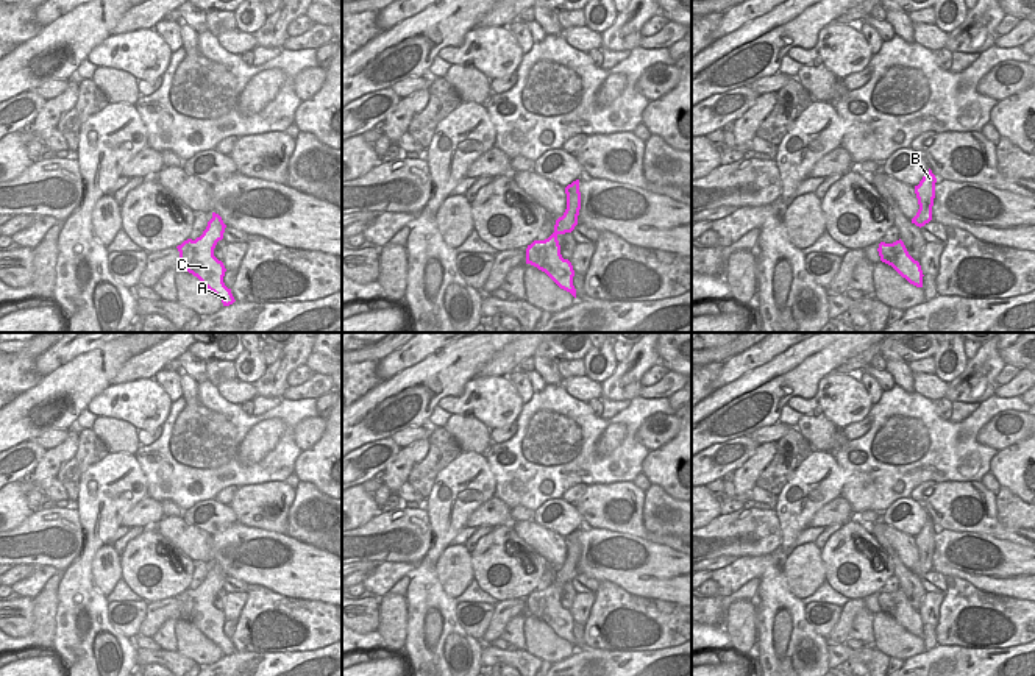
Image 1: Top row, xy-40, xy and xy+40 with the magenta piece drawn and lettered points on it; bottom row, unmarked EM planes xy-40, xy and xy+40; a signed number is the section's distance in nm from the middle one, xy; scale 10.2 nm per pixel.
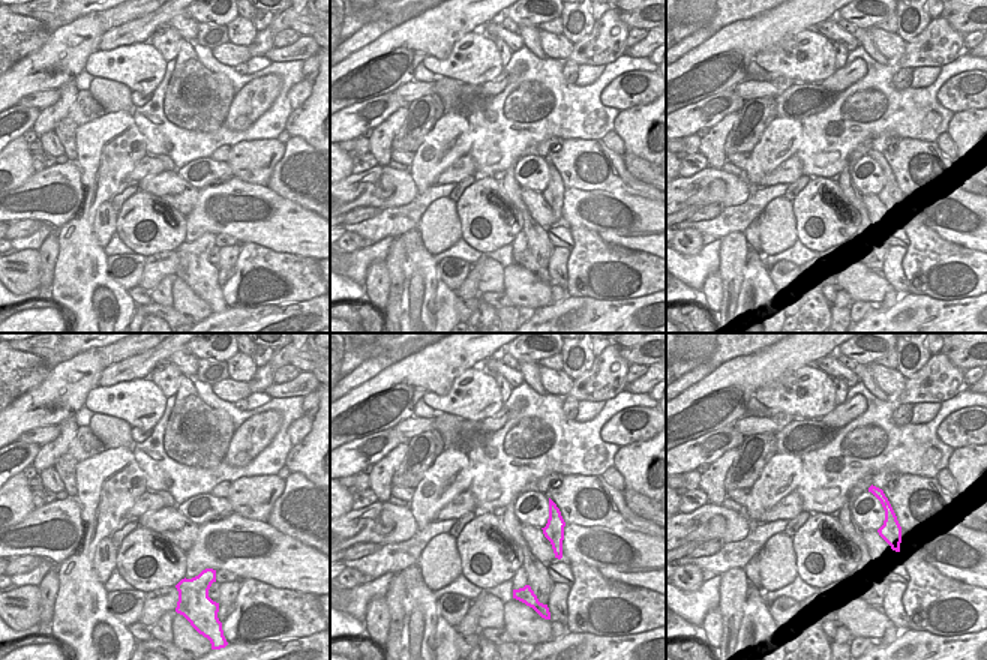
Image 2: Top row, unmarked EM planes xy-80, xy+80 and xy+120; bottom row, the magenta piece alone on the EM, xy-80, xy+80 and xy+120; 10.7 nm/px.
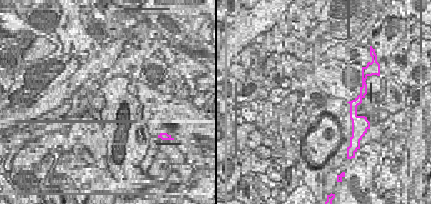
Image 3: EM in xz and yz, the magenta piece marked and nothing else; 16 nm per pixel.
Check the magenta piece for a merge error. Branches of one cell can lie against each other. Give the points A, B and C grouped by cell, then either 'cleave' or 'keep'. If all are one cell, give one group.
A B C; keep

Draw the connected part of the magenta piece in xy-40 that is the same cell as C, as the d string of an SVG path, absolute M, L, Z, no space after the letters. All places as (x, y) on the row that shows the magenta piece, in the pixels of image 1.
M212 212L206 229L195 240L187 239L178 245L181 269L197 276L211 292L214 292L223 306L233 304L236 300L223 283L225 265L214 256L214 248L223 239L226 225L222 217Z

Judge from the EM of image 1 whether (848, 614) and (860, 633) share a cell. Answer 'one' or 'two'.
two

